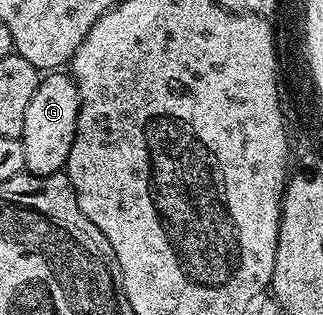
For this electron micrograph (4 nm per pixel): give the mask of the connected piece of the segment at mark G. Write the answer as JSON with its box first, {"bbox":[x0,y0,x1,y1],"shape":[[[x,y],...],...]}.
{"bbox":[20,72,80,176],"shape":[[[48,72],[41,77],[34,97],[26,108],[20,143],[24,149],[24,170],[34,176],[59,174],[67,167],[70,148],[76,139],[80,97],[76,81],[68,72]]]}

